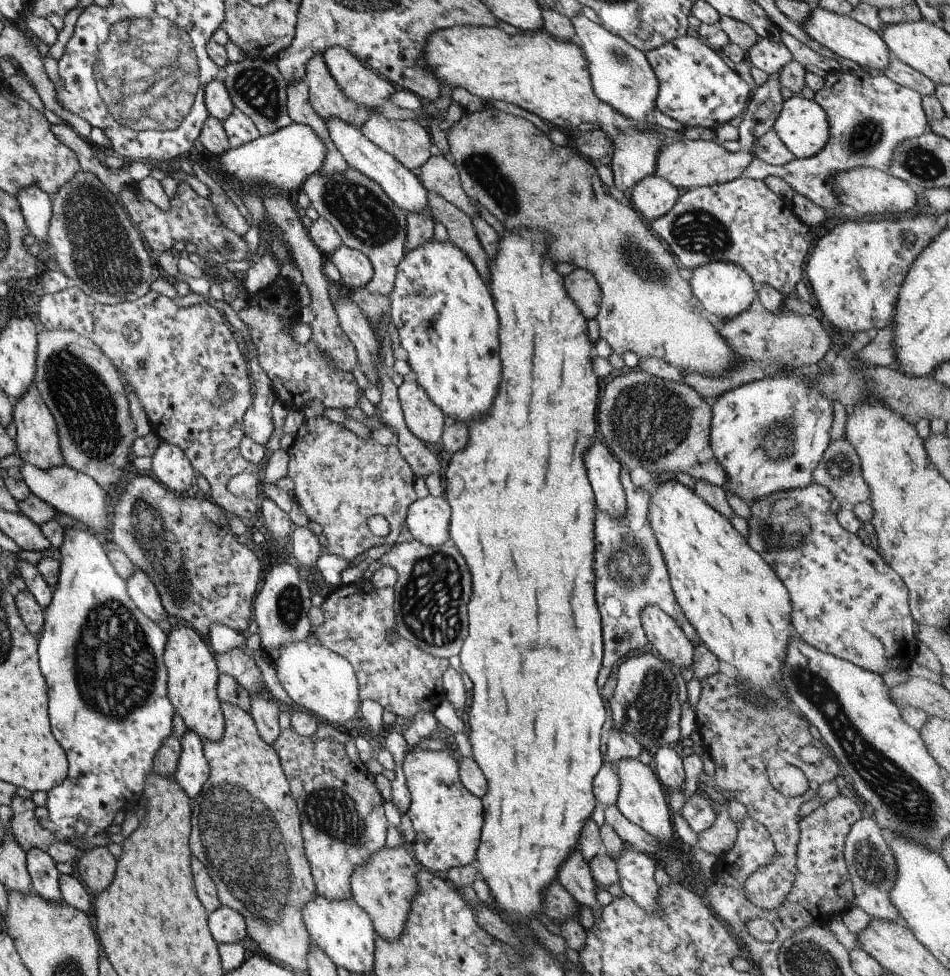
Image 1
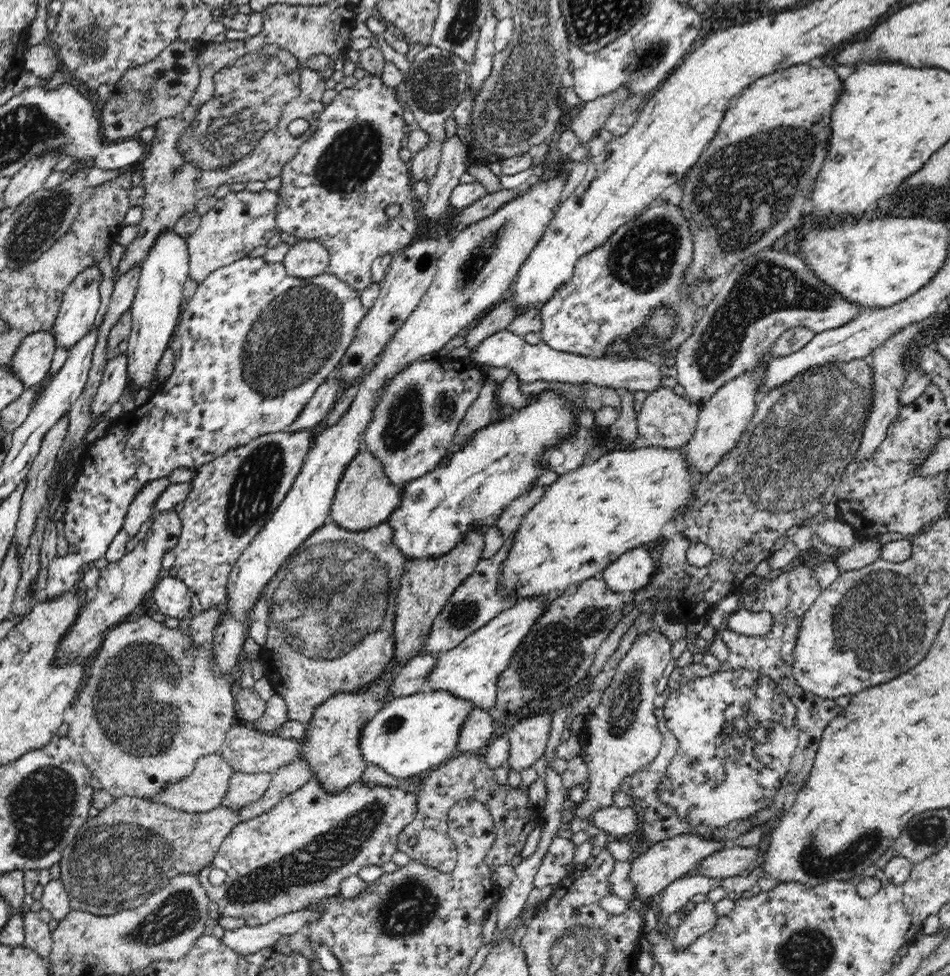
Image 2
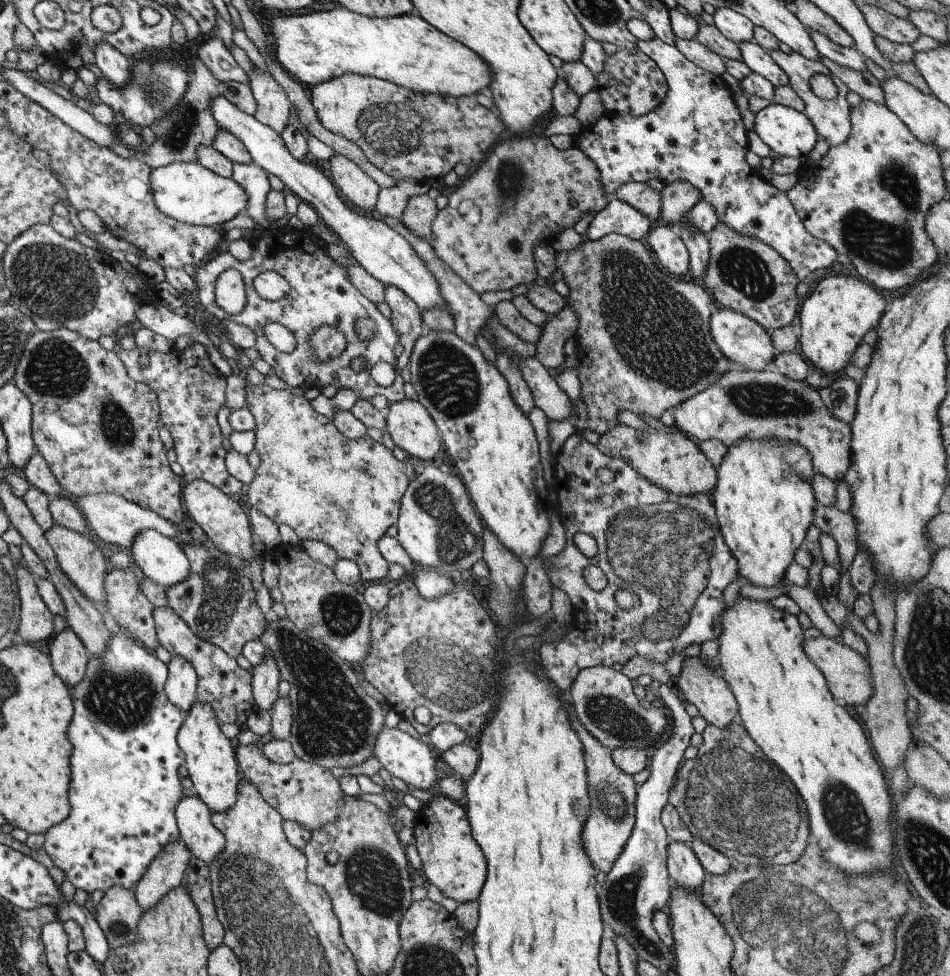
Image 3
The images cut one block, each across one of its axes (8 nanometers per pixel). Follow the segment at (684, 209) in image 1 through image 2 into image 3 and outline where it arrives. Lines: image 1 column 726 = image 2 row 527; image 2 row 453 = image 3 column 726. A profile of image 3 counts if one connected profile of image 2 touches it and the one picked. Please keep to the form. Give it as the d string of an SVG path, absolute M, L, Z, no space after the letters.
M717 222L711 230L709 230L709 260L707 260L707 268L703 274L704 286L707 290L711 290L711 296L714 299L714 305L722 308L729 308L733 312L739 312L751 320L755 320L764 330L775 330L785 327L791 323L797 314L798 296L795 292L795 286L798 283L795 274L791 272L789 264L767 244L749 238L749 236L741 236L737 232L733 232L729 226L725 226L723 222Z

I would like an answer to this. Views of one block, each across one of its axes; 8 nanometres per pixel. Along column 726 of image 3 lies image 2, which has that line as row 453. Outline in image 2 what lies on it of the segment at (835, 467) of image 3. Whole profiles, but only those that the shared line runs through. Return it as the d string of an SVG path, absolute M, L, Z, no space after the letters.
M444 356L431 361L414 361L385 386L383 395L373 410L373 417L363 440L365 449L372 452L372 455L382 463L390 482L400 486L404 482L420 478L438 466L438 462L447 456L447 450L453 443L454 435L466 411L478 398L487 380L487 375L471 357L457 360Z

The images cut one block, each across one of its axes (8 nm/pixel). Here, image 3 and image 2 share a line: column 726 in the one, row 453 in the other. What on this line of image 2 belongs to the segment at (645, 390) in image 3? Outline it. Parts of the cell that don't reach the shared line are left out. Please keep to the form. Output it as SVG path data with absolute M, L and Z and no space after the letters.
M364 448L346 467L334 498L330 516L336 525L342 526L342 529L369 530L381 523L387 523L393 511L400 506L401 500L400 486L390 482L382 463L372 455L372 452Z

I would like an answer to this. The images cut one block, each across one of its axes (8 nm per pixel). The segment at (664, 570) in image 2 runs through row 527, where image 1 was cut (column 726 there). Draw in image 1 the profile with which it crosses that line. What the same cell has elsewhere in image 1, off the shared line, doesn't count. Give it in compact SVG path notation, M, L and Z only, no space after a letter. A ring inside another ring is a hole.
M720 672L700 680L700 696L697 700L694 716L696 719L696 729L701 736L703 748L709 754L715 765L715 774L713 774L714 785L723 790L731 792L731 798L742 804L747 809L747 817L766 830L769 834L770 841L773 842L774 856L769 863L755 870L743 884L744 898L755 907L765 911L777 909L785 901L788 893L794 884L796 878L796 847L798 846L800 836L799 807L813 797L818 789L824 784L829 783L839 774L838 763L830 753L829 748L818 740L814 740L809 732L808 725L787 711L787 698L772 701L768 699L768 704L763 709L757 709L749 703L742 694L745 684L741 684L737 678L727 678ZM805 746L816 748L821 753L819 764L805 764L799 758L799 750ZM772 760L781 760L787 765L801 770L803 777L806 779L808 788L804 794L797 797L782 796L777 790L774 790L766 776L766 769Z

